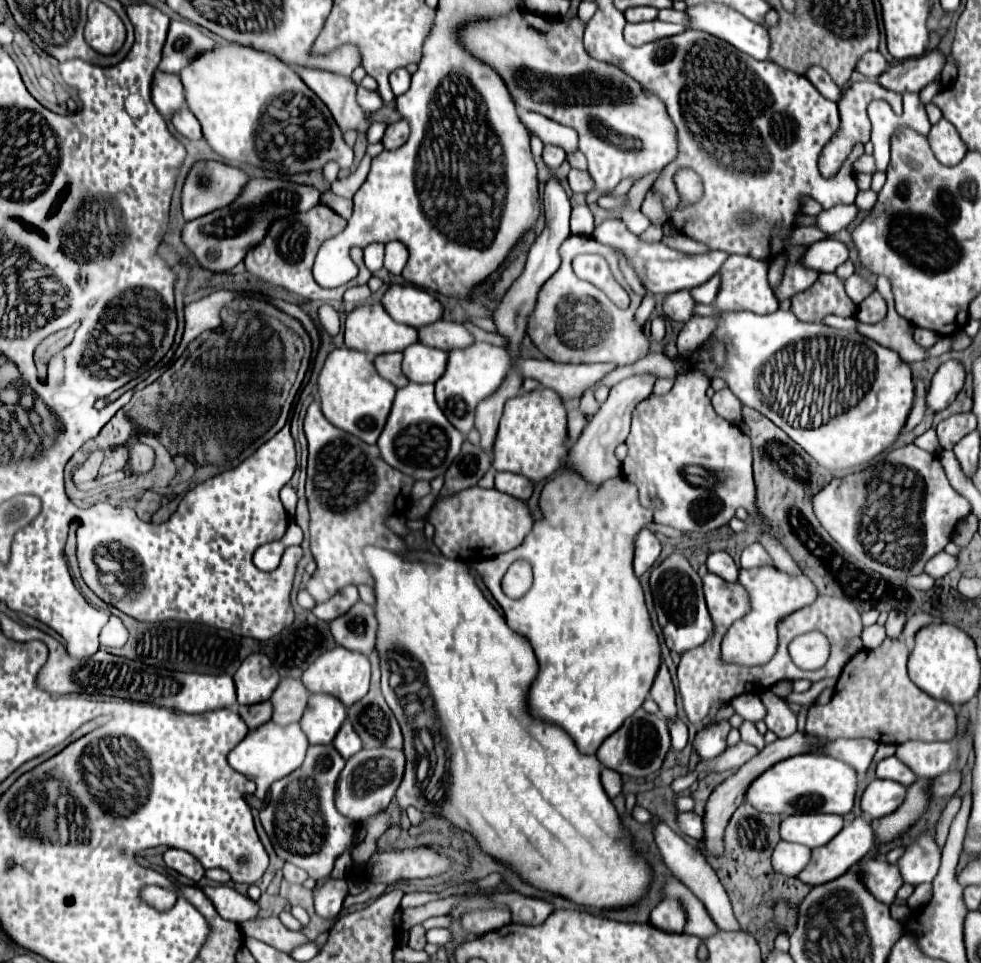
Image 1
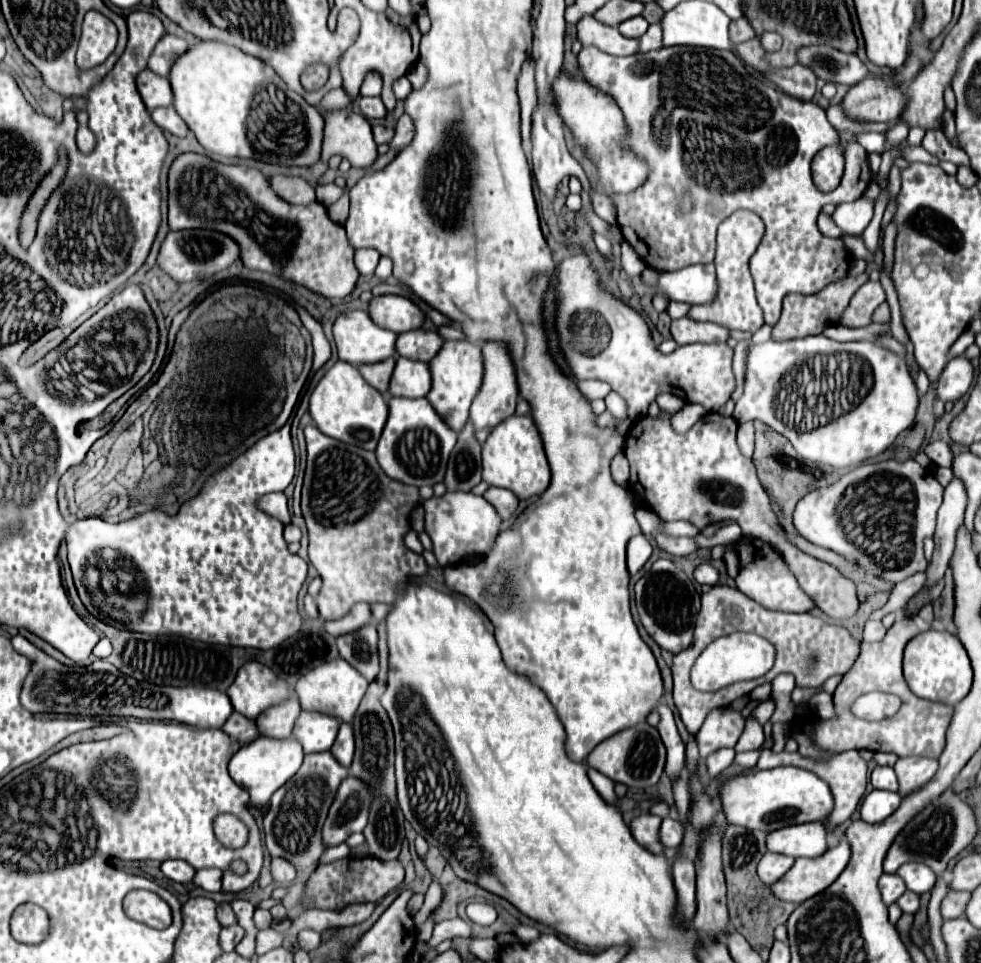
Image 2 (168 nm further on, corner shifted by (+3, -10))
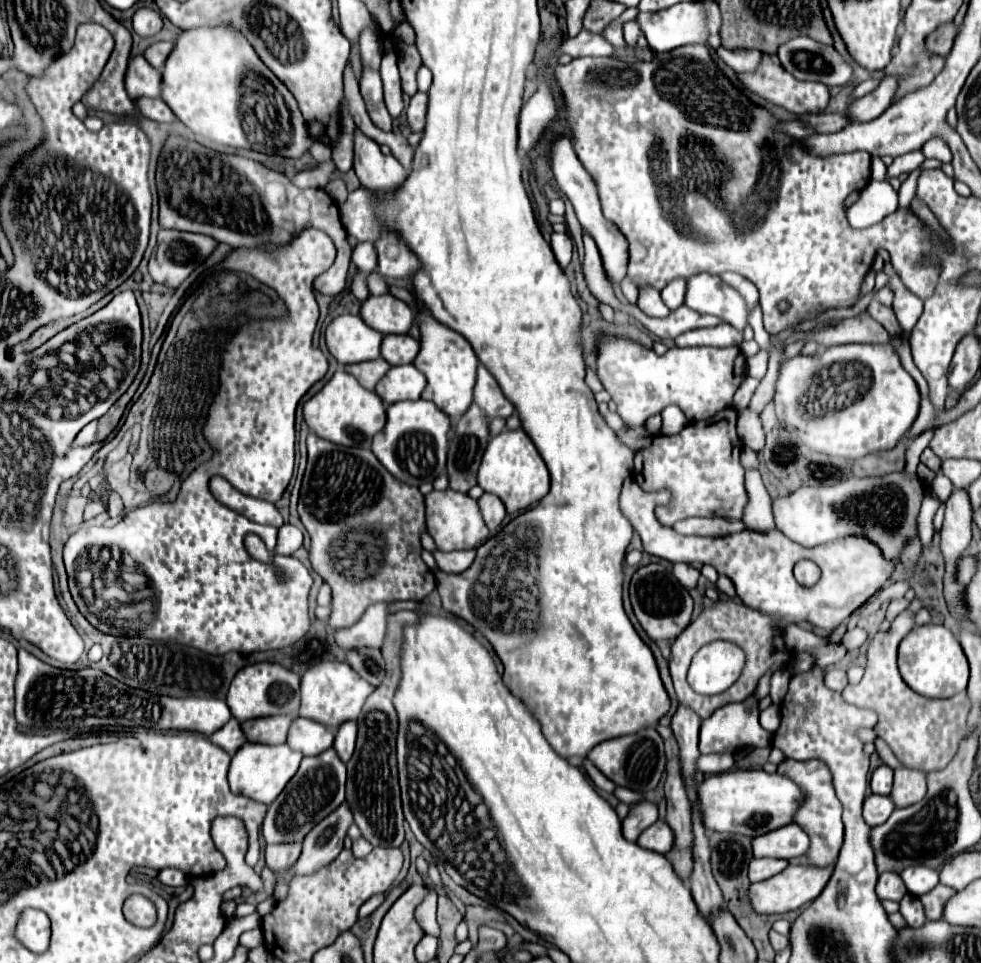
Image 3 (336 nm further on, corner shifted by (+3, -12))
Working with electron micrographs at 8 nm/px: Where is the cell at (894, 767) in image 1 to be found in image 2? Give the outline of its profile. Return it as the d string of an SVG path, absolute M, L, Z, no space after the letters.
M876 767L870 775L870 783L874 789L886 789L886 791L898 791L898 781L892 767Z

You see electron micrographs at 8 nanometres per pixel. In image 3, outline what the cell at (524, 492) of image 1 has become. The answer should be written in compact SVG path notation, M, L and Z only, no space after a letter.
M484 493L484 495L478 499L478 505L480 505L480 511L482 511L482 517L484 517L486 525L488 525L490 529L500 527L500 523L502 523L504 517L506 517L506 507L504 507L502 499L500 499L498 495Z

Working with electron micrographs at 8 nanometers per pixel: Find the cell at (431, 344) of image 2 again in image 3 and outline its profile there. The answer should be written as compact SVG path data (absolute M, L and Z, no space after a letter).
M384 335L382 357L390 365L412 363L420 351L420 343L410 335Z

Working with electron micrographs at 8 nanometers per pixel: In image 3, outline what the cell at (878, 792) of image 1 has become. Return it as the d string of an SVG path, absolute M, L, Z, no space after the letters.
M870 795L866 797L864 801L864 821L870 825L870 827L876 827L876 825L882 825L890 813L896 809L896 805L892 803L890 797L884 797L884 795Z

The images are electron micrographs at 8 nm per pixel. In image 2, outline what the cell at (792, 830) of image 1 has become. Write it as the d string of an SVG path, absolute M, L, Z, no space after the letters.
M804 823L782 827L766 837L766 849L772 853L798 857L818 857L828 849L826 827L822 823Z

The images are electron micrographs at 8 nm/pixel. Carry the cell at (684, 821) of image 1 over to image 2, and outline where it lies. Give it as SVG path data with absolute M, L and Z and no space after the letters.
M664 819L662 825L660 825L660 831L658 831L658 837L662 841L662 845L666 849L676 849L680 843L682 843L682 837L684 837L684 831L682 831L682 825L680 821L674 821L674 819Z

